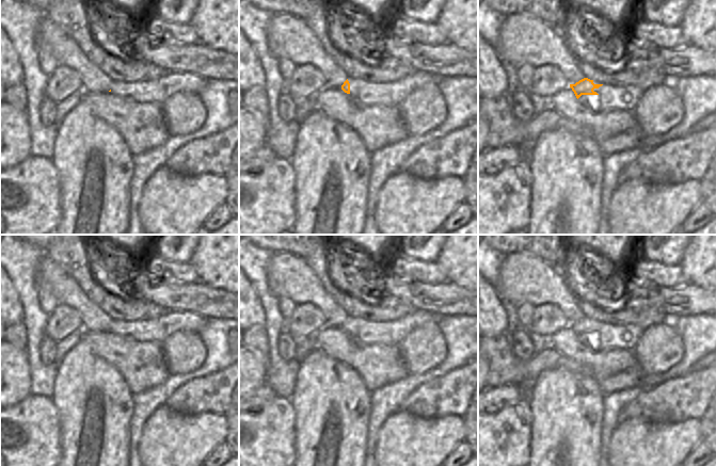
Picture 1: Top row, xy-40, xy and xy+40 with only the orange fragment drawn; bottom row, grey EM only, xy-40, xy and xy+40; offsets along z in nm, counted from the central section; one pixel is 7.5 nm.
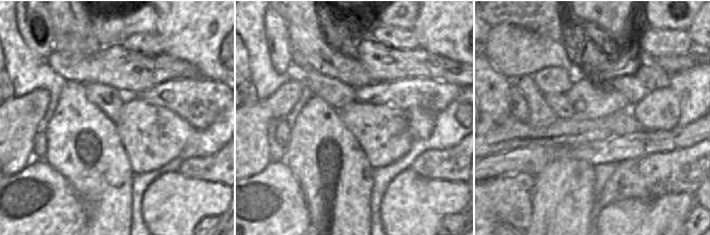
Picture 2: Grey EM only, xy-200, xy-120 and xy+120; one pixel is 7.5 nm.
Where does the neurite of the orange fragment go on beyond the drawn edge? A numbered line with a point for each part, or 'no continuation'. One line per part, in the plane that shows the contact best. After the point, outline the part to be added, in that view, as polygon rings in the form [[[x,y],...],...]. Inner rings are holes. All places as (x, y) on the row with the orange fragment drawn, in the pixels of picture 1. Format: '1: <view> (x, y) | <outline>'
1: xy+40 (609, 97) | [[[603,84],[594,89],[596,95],[582,95],[578,100],[590,112],[605,112],[607,110],[626,110],[634,112],[634,109],[643,94],[639,86],[611,86]]]

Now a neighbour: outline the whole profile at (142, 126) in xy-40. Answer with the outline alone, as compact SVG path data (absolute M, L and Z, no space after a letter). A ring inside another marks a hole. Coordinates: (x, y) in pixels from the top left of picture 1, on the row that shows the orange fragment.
M83 92L84 101L92 113L116 129L131 155L142 155L164 144L171 136L162 103L127 101L109 93Z

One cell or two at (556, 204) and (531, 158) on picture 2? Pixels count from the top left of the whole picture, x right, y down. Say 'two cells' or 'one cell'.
two cells

